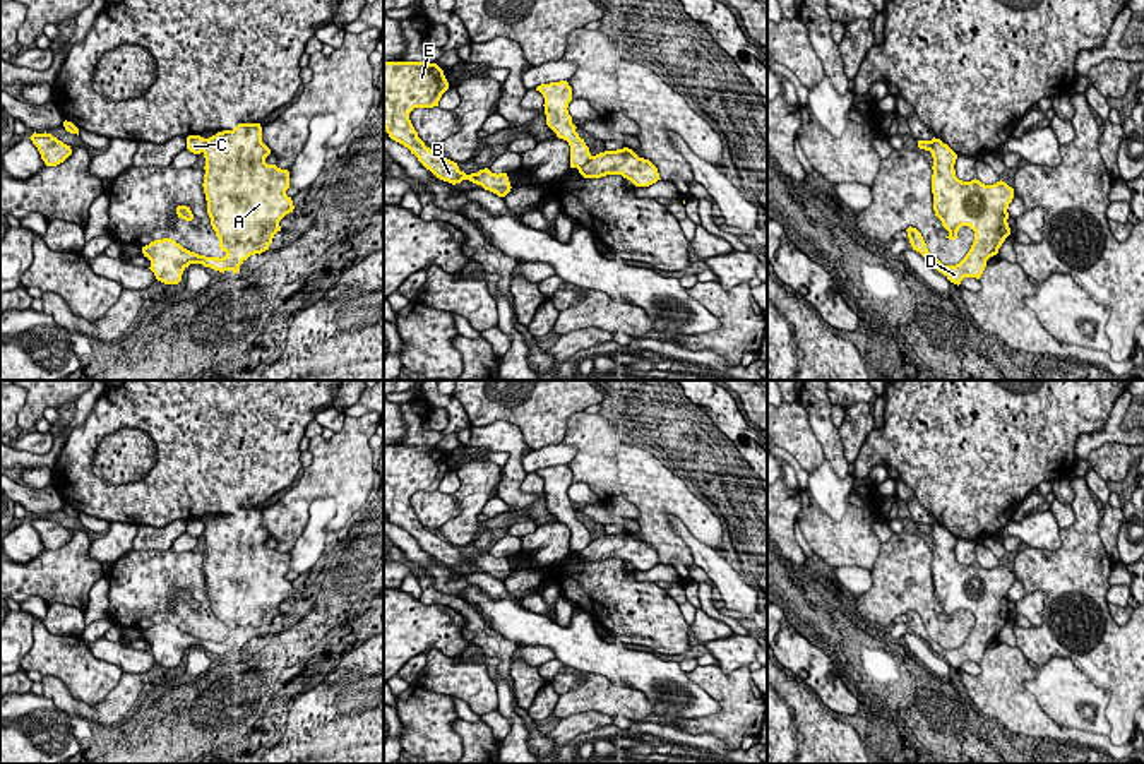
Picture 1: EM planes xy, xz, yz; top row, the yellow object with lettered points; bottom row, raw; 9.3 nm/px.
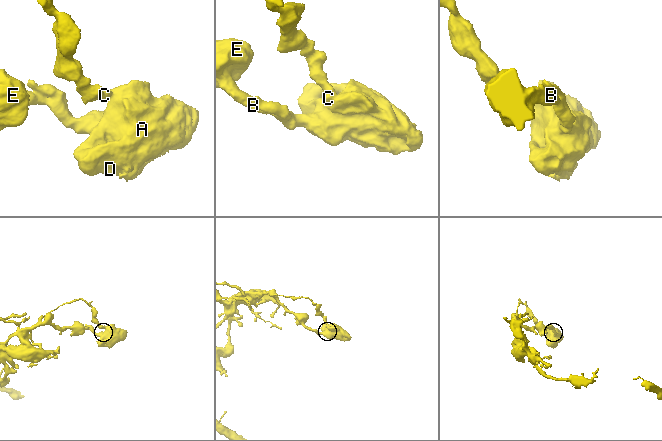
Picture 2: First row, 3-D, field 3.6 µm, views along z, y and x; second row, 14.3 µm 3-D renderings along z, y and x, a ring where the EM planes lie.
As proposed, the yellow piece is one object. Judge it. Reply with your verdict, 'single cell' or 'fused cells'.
fused cells

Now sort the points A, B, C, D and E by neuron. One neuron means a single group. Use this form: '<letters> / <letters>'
A B D E / C

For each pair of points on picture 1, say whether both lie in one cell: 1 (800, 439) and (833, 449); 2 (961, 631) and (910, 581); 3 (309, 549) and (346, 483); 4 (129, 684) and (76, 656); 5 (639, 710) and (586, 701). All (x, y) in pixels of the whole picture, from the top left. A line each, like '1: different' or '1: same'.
1: different
2: same
3: different
4: different
5: same

